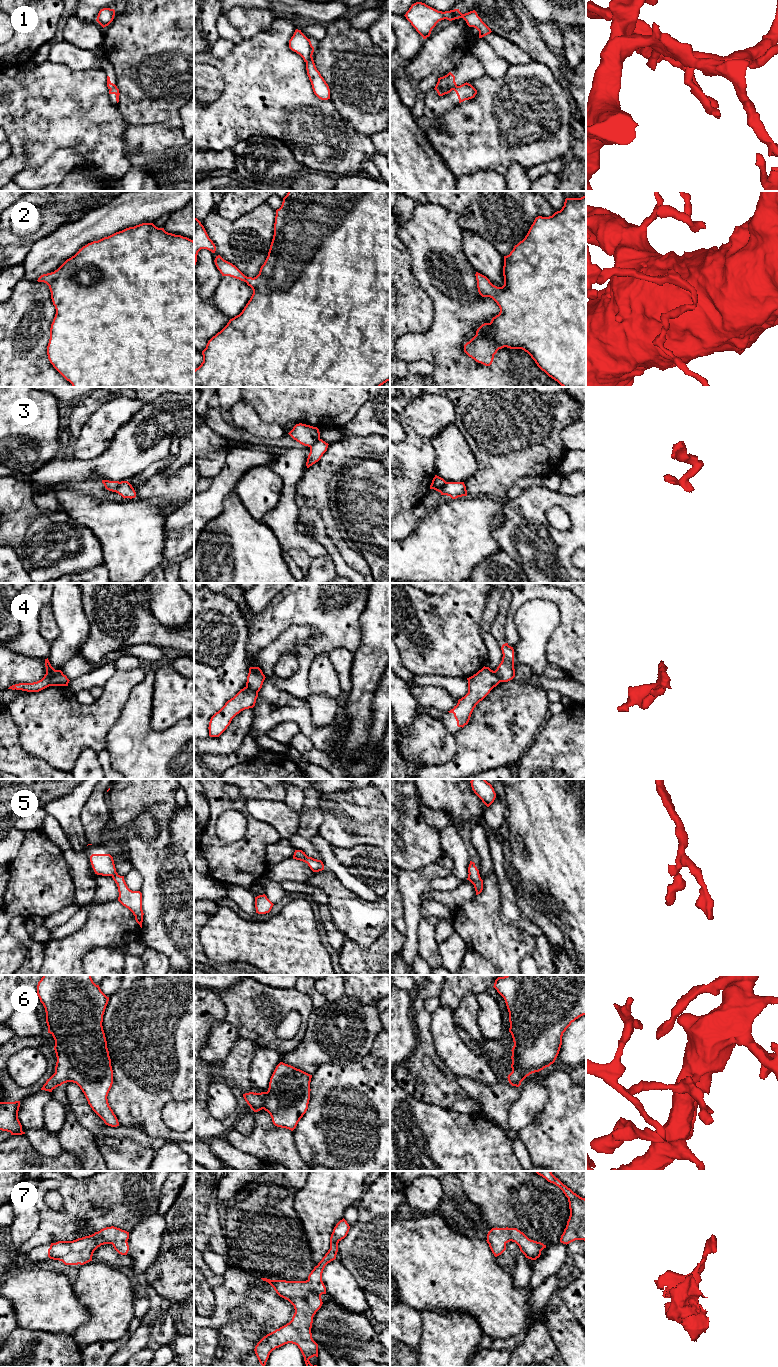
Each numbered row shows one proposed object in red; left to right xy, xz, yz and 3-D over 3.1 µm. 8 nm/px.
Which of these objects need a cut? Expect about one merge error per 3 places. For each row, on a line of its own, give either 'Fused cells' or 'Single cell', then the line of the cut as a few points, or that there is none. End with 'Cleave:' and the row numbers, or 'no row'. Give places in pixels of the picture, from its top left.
1: Fused cells. Split along xz (311, 55), (306, 62)
2: Single cell. No split
3: Fused cells. Split along yz (446, 482), (440, 492)
4: Fused cells. Split along xy (58, 670), (52, 677), (49, 685)
5: Single cell. No split
6: Single cell. No split
7: Single cell. No split
Cleave: 1, 3, 4

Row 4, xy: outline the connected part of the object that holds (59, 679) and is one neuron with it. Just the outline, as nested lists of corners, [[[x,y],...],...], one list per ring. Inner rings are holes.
[[[58,670],[51,679],[50,686],[68,686],[69,679],[63,674],[61,670]]]

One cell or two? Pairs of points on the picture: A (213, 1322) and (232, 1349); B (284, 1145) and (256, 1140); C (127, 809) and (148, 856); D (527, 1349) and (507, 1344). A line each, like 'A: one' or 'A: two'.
A: one
B: one
C: one
D: two

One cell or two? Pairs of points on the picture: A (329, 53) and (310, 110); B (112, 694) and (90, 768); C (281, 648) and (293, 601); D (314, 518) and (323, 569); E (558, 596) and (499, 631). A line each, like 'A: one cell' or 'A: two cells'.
A: two cells
B: two cells
C: two cells
D: two cells
E: two cells

